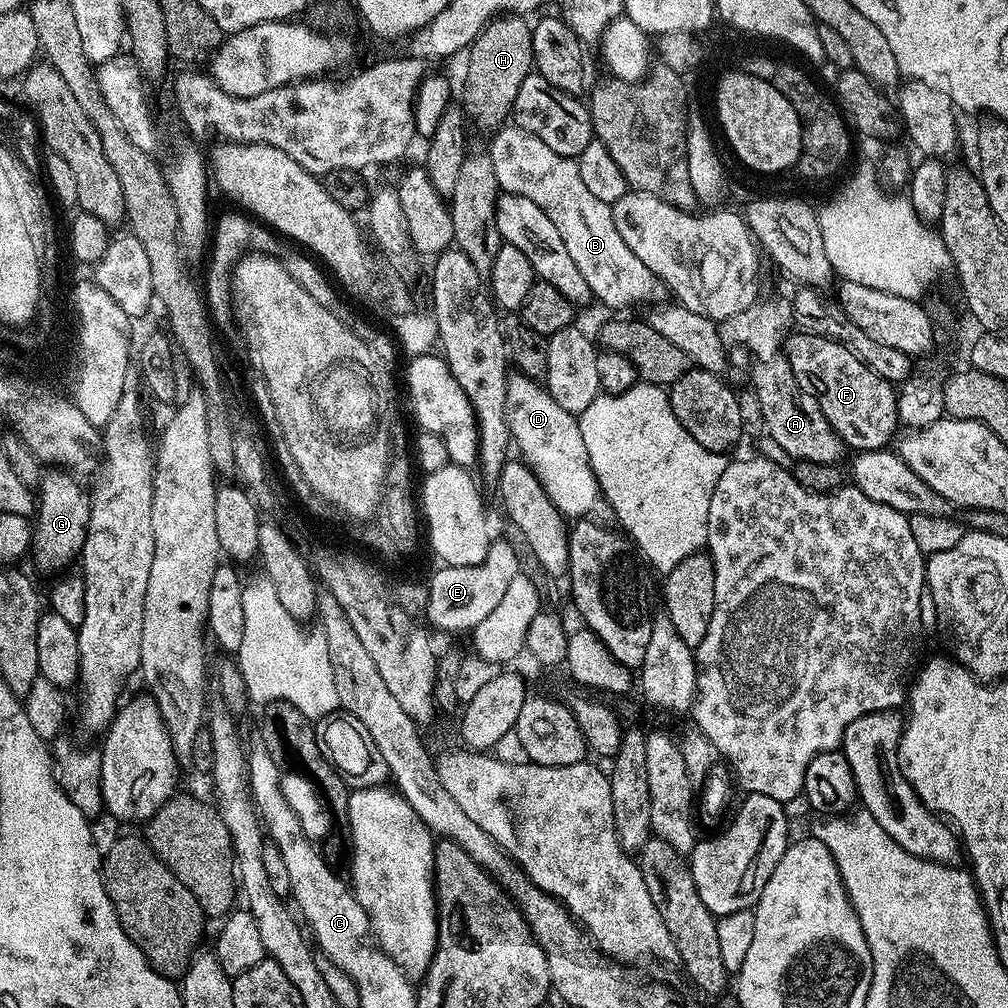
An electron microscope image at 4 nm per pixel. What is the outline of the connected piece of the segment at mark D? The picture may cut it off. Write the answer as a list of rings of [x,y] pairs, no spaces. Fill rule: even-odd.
[[[514,372],[507,377],[505,394],[505,418],[507,420],[510,437],[519,448],[519,455],[528,467],[540,480],[540,485],[545,490],[552,504],[561,512],[563,517],[577,518],[602,518],[609,513],[607,501],[604,499],[597,482],[593,468],[590,466],[589,455],[586,454],[586,446],[582,441],[579,419],[571,412],[563,410],[558,402],[554,401],[547,387],[544,387],[537,379]]]

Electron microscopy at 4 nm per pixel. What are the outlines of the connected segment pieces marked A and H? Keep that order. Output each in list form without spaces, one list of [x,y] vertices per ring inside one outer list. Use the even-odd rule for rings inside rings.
[[[779,358],[769,368],[751,369],[752,384],[756,387],[756,400],[760,403],[760,416],[764,419],[763,431],[774,441],[782,446],[786,453],[792,456],[793,461],[805,460],[806,462],[818,462],[819,464],[836,464],[839,456],[846,452],[846,445],[841,440],[830,424],[826,422],[822,410],[817,406],[815,399],[806,398],[800,383],[794,378],[787,359]]]
[[[496,14],[481,28],[466,49],[468,65],[460,84],[458,103],[465,117],[484,128],[496,130],[509,119],[518,86],[533,71],[532,30],[520,14]]]

